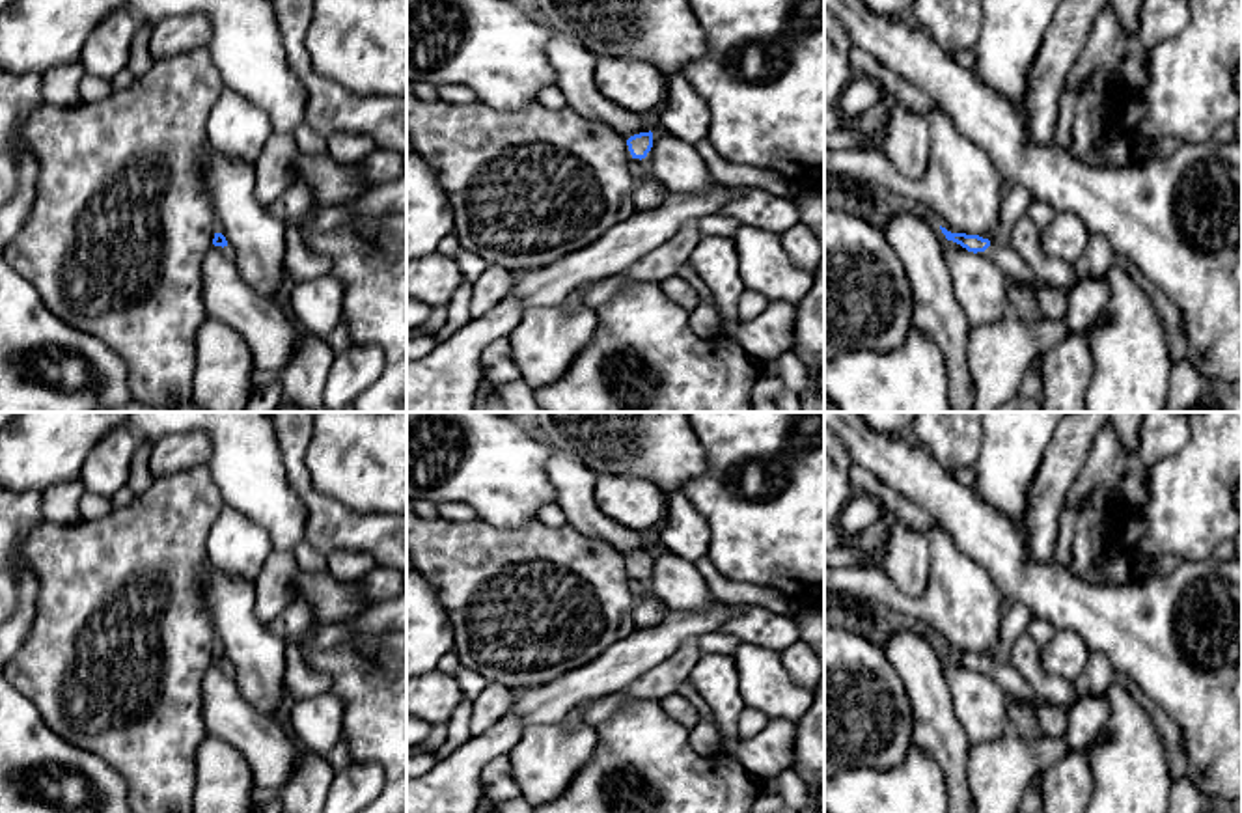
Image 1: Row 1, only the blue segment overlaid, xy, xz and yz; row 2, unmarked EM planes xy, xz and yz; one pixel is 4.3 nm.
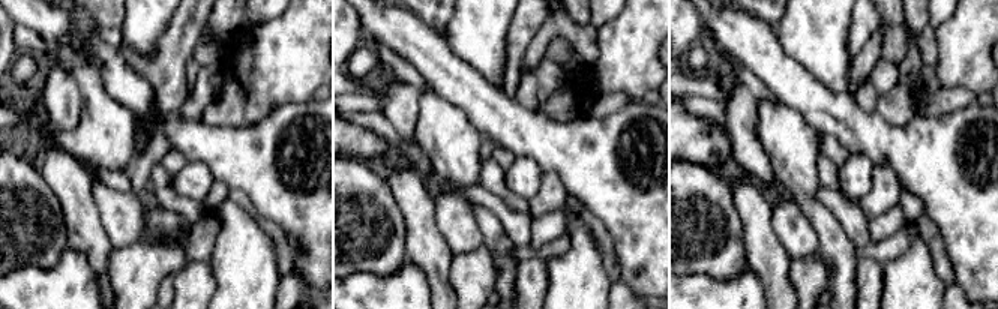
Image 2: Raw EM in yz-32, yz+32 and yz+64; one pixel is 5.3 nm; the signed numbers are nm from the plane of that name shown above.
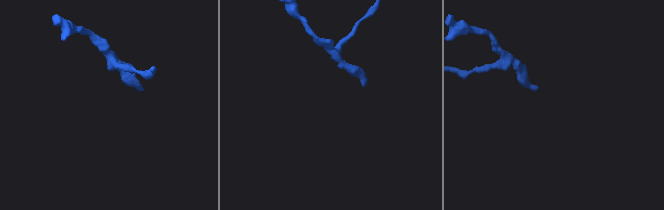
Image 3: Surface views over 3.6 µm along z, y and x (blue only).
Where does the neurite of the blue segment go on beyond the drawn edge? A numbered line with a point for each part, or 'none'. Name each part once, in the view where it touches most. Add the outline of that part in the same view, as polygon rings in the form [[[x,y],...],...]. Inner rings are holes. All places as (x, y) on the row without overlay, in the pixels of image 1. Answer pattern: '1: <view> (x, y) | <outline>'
1: yz (1052, 716) | [[[990,662],[985,669],[1007,694],[1029,703],[1039,703],[1037,718],[1042,733],[1050,738],[1063,738],[1069,716],[1067,707],[1041,699],[1031,684],[1009,662]]]

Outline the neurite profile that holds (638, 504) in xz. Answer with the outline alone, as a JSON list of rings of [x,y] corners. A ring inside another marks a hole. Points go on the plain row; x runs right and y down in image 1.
[[[599,474],[597,505],[621,526],[653,535],[668,509],[668,494],[655,483],[627,474]]]

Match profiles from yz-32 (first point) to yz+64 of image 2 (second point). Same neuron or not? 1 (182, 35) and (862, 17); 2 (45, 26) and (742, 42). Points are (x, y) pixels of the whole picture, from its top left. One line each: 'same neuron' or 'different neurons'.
1: same neuron
2: same neuron

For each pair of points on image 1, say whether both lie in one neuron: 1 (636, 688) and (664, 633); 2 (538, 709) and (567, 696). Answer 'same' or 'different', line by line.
1: different
2: same

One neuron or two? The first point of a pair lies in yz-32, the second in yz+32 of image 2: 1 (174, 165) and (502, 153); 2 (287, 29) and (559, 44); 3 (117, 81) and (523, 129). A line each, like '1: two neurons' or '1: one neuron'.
1: one neuron
2: two neurons
3: one neuron

